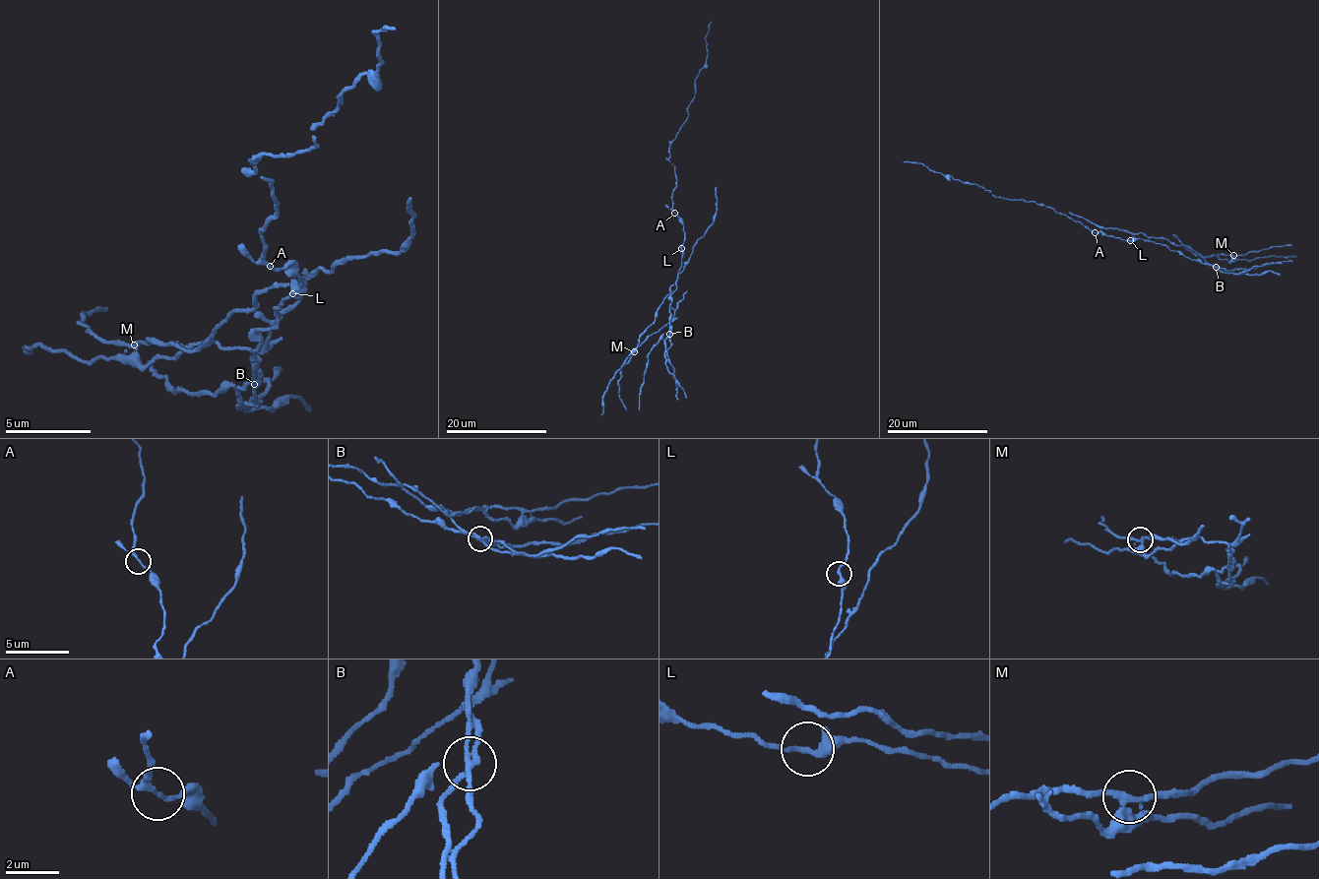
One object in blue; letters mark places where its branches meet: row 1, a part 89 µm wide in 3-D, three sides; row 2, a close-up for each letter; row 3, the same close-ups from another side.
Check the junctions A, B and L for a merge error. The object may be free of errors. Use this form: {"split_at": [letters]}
{"split_at": ["B"]}

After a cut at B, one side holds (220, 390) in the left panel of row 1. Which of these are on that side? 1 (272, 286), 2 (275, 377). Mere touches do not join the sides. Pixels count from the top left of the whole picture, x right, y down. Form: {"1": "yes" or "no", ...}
{"1": "yes", "2": "no"}

